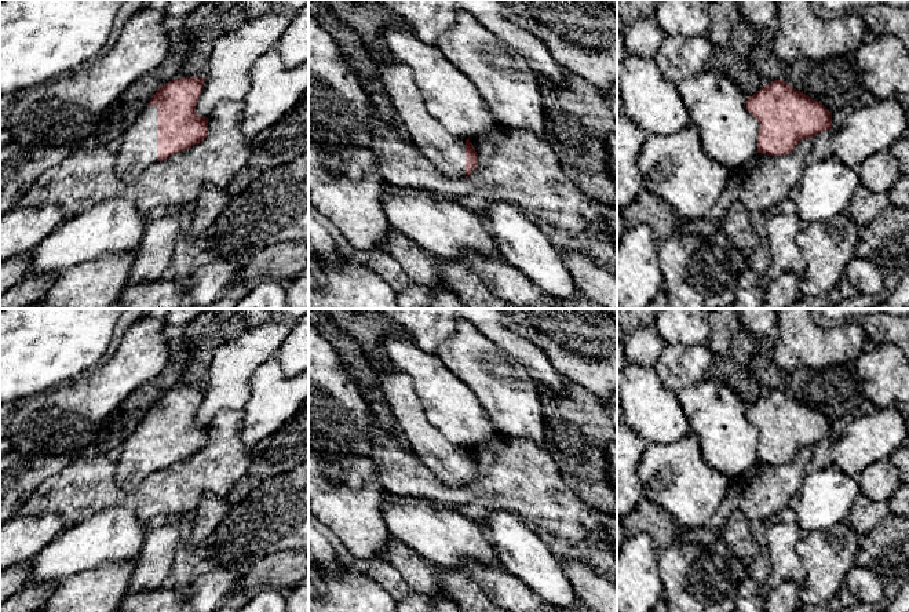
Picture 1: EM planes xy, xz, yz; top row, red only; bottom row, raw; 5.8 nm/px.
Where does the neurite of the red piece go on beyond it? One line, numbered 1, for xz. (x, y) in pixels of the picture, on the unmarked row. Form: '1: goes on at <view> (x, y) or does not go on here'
1: goes on at xz (446, 461)

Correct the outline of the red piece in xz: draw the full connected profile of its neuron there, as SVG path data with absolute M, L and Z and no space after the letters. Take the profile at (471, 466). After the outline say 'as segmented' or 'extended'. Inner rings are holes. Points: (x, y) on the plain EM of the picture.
M394 368L377 376L386 404L390 405L415 455L446 487L467 488L478 471L470 448L452 444L427 419L412 379Z; extended

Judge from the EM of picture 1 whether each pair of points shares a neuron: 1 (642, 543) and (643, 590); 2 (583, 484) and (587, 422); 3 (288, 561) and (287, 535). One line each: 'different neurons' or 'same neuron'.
1: same neuron
2: same neuron
3: different neurons

